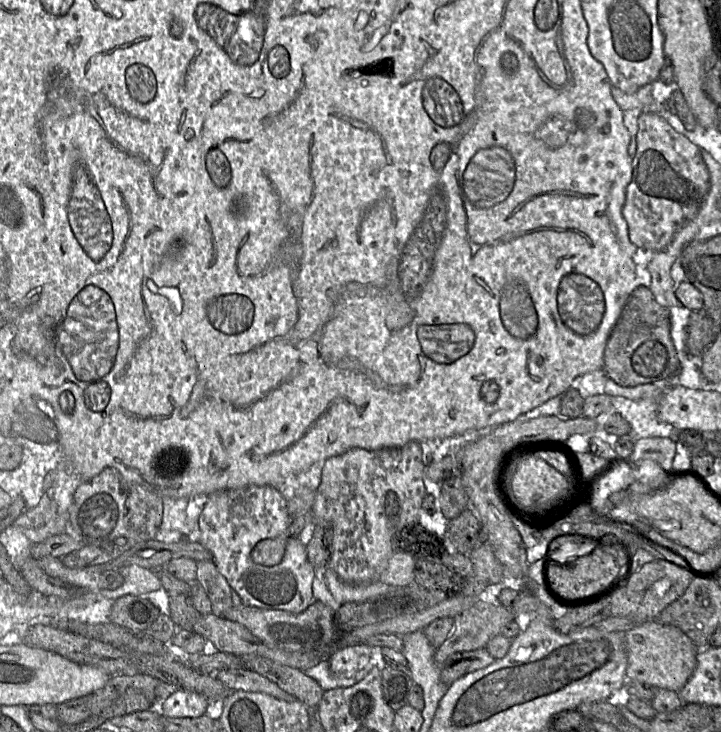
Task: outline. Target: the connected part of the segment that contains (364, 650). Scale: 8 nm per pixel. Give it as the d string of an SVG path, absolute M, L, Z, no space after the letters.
M360 644L336 651L328 658L330 670L340 688L352 687L378 664L376 649Z

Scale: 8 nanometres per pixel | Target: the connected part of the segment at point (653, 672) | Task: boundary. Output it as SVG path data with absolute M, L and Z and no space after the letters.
M657 620L645 621L624 633L626 679L679 692L696 667L700 649L678 628Z

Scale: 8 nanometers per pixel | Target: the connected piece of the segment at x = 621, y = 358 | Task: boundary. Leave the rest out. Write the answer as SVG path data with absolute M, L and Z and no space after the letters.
M637 286L629 296L605 346L602 371L606 377L622 387L653 384L677 372L677 353L671 338L669 309L656 300L645 286Z

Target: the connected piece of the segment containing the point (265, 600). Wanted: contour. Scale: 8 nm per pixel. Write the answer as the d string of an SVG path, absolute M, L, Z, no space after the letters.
M269 485L223 490L208 496L199 518L200 542L211 552L218 571L240 596L243 605L301 613L314 602L314 567L300 538L287 541L284 557L277 565L263 566L251 558L251 551L260 541L285 533L291 521L287 499Z

